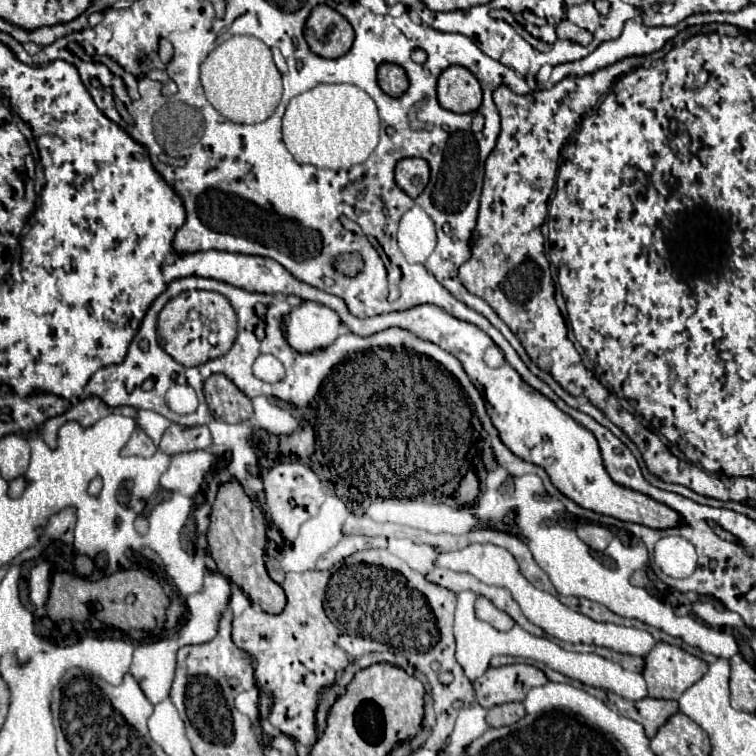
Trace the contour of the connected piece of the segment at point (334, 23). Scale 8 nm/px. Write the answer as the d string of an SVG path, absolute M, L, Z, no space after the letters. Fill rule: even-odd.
M316 5L306 19L304 37L316 55L336 59L350 51L354 43L354 29L332 7Z

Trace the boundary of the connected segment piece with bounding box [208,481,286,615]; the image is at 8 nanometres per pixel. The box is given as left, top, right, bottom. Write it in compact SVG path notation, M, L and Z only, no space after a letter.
M228 481L220 485L208 529L210 557L214 559L218 571L234 581L250 597L252 603L260 605L266 613L282 613L286 607L284 589L270 579L264 567L264 547L266 547L266 519L256 503L244 493L238 481Z

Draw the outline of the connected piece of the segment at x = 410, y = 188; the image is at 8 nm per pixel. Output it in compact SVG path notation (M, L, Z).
M420 157L402 159L396 165L396 183L410 197L418 197L424 191L428 177L430 177L428 163Z

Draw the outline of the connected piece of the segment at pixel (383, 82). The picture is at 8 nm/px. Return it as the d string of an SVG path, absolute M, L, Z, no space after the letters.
M382 63L378 67L378 85L390 97L400 97L408 89L406 71L394 63Z

